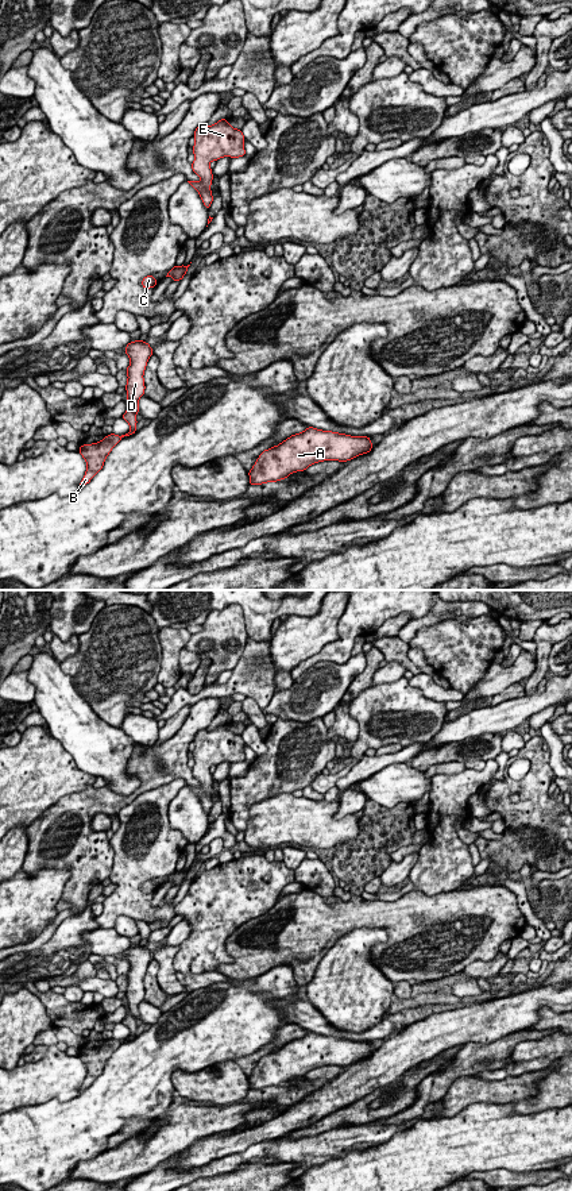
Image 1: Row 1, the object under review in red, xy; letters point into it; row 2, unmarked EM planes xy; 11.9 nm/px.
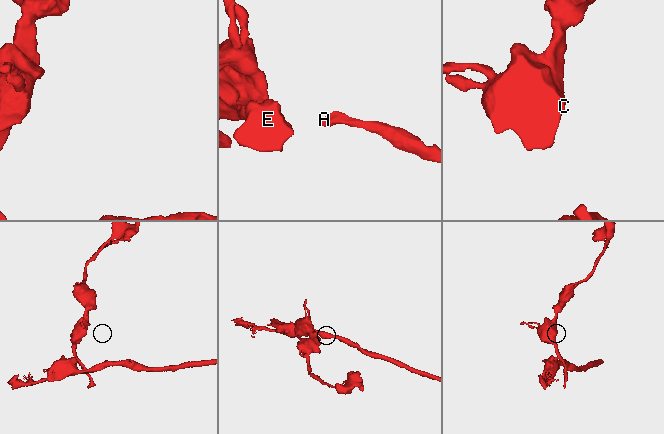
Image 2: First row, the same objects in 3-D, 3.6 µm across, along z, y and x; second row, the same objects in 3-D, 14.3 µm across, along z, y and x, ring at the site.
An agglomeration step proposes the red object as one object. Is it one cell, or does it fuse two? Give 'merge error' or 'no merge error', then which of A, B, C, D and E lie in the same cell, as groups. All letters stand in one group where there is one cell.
merge error; A B / C D E

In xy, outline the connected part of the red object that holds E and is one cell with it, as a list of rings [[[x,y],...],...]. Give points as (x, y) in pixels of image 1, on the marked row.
[[[221,119],[213,126],[201,124],[194,134],[194,162],[193,171],[201,177],[200,182],[188,181],[197,189],[205,208],[210,208],[213,196],[210,185],[213,180],[209,163],[223,157],[239,158],[246,155],[244,140],[241,130],[236,130],[228,124],[227,119]]]

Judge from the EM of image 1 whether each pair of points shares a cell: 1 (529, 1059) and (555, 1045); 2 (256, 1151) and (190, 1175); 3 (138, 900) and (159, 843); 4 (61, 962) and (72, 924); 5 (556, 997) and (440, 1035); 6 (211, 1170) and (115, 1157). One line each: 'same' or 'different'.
1: same
2: same
3: same
4: same
5: same
6: different

